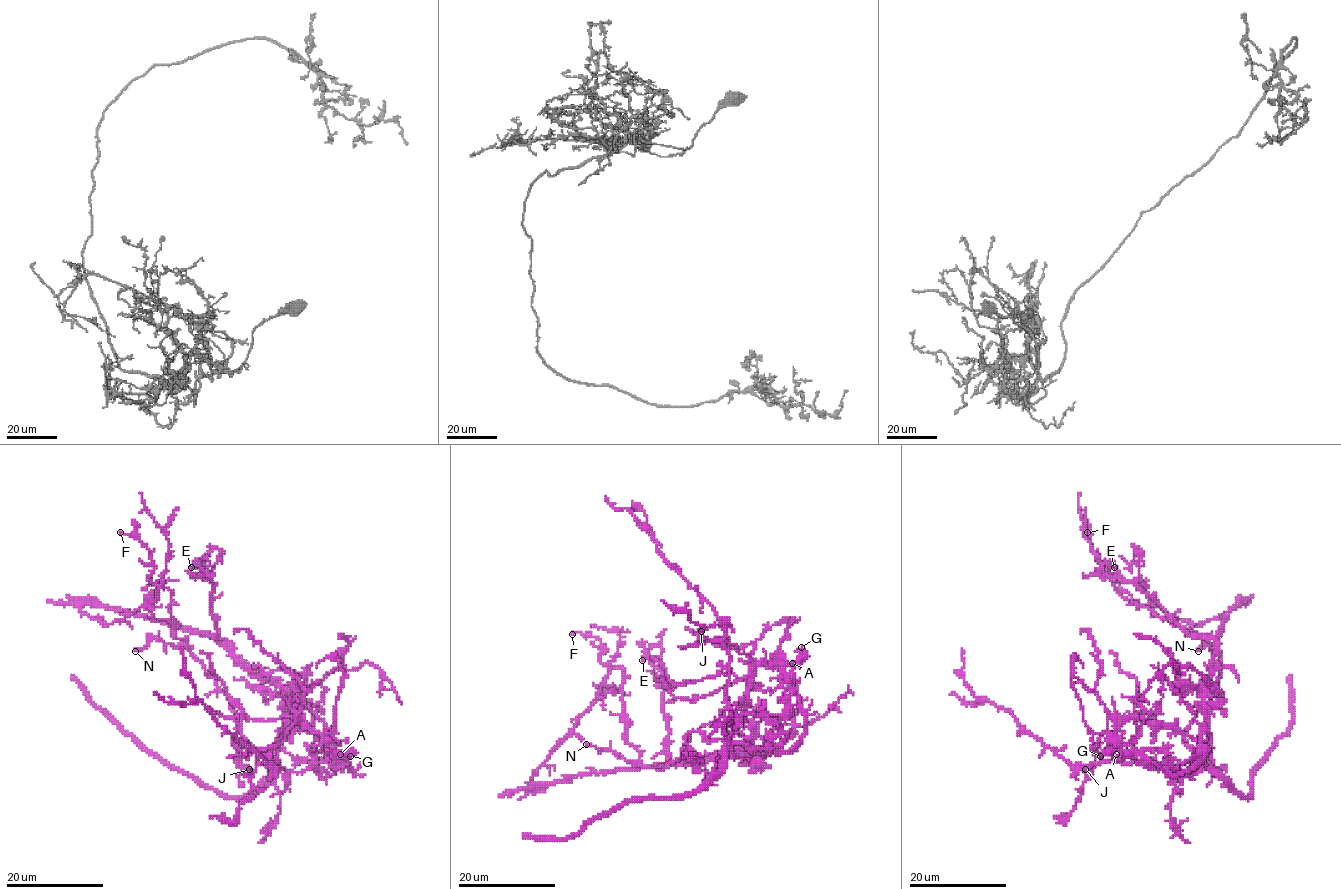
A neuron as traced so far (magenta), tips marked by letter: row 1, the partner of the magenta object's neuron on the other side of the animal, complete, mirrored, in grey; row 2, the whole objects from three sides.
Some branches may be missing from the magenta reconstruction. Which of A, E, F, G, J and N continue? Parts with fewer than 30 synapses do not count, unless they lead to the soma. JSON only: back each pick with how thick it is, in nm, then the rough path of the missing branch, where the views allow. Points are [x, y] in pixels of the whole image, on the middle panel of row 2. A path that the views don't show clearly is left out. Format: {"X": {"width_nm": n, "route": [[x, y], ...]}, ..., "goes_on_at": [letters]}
{"goes_on_at": []}

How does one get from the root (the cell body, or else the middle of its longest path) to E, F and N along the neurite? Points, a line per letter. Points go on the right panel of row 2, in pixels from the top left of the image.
E: (1212, 675), (1215, 641), (1190, 637), (1133, 583), (1103, 578), (1098, 574), (1103, 564), (1114, 567)
F: (1212, 675), (1208, 741), (1194, 759), (1185, 730), (1217, 686), (1221, 654), (1137, 605), (1087, 532)
N: (1212, 675), (1204, 691), (1208, 741), (1194, 759), (1185, 730), (1222, 671), (1216, 645), (1202, 639), (1198, 651)

